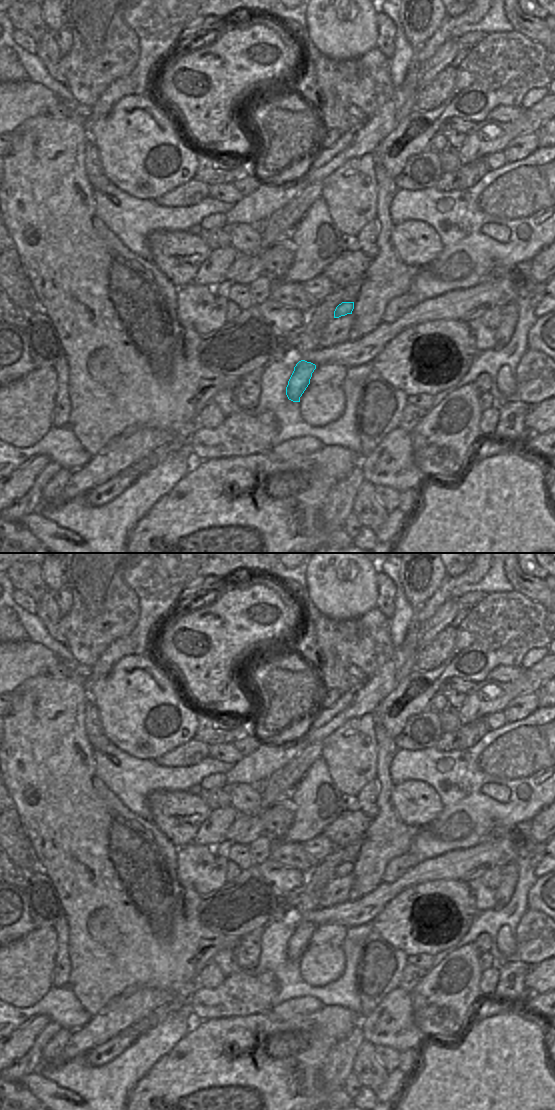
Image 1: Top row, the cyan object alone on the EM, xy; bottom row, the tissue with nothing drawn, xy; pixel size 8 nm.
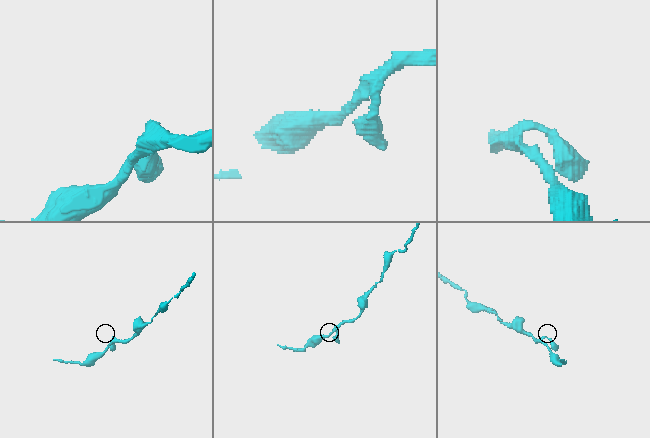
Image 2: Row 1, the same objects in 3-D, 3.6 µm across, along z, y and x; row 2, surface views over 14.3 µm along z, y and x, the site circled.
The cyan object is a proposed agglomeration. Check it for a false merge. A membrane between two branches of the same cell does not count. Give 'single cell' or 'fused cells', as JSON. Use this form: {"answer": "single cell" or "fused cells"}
{"answer": "single cell"}

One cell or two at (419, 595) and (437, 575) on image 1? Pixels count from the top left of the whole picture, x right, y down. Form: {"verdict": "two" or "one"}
{"verdict": "one"}

